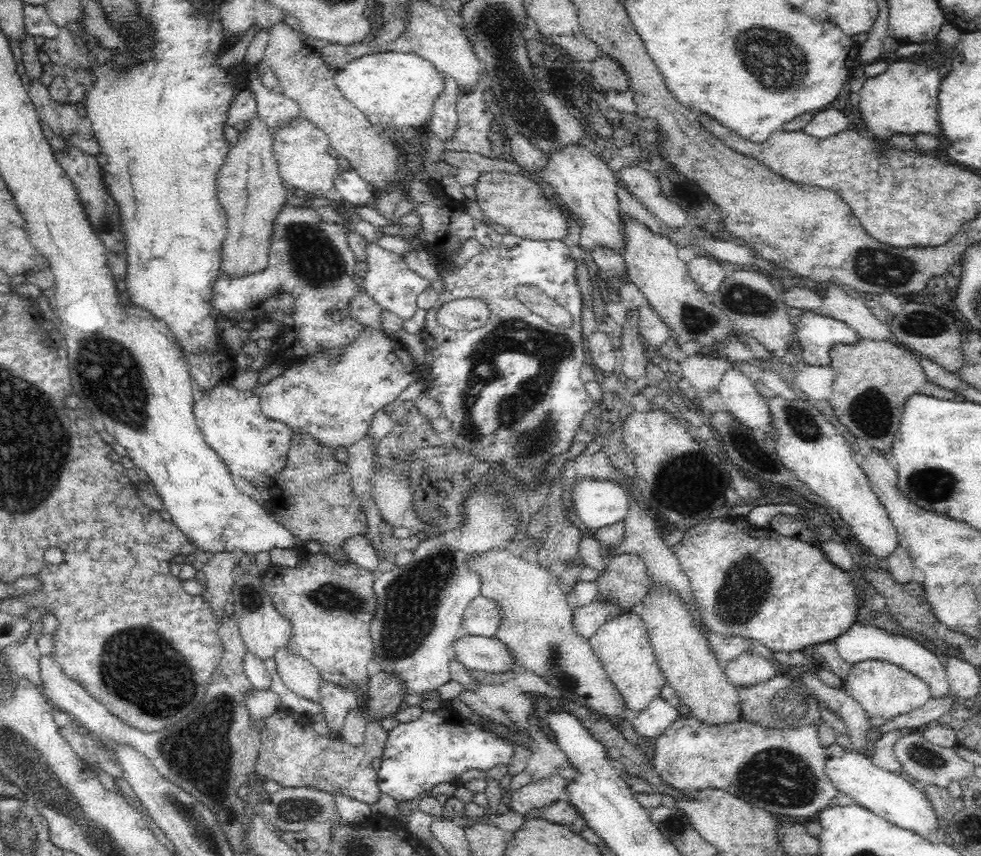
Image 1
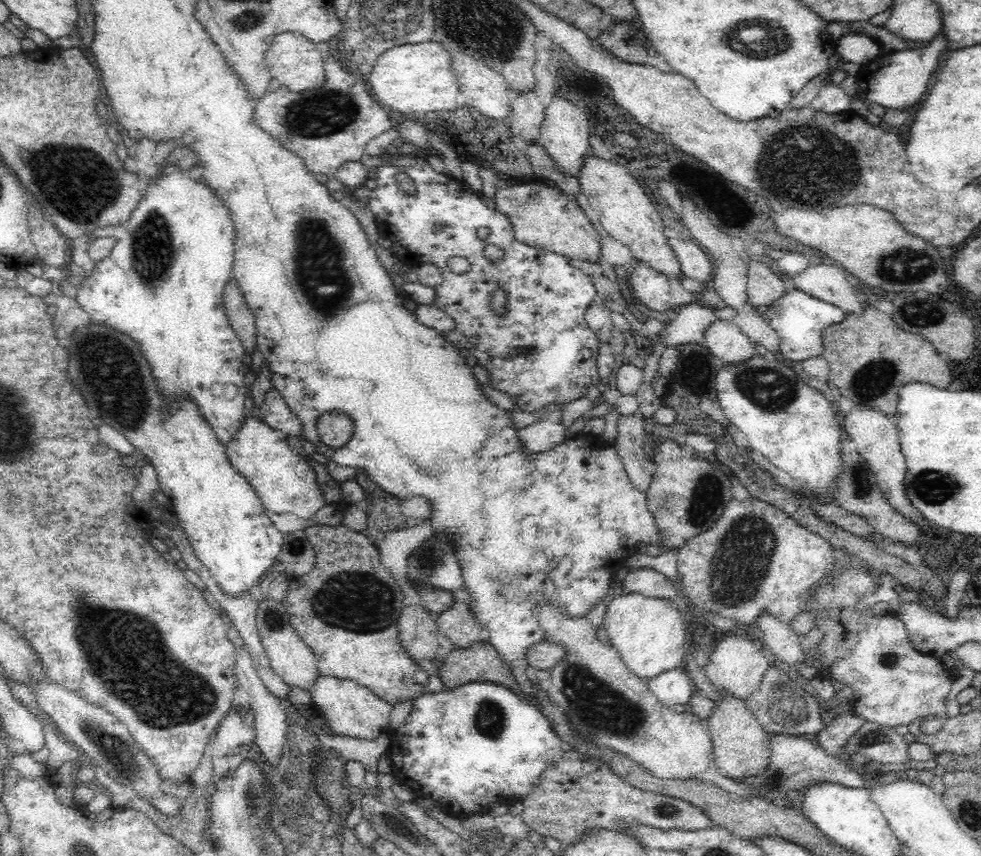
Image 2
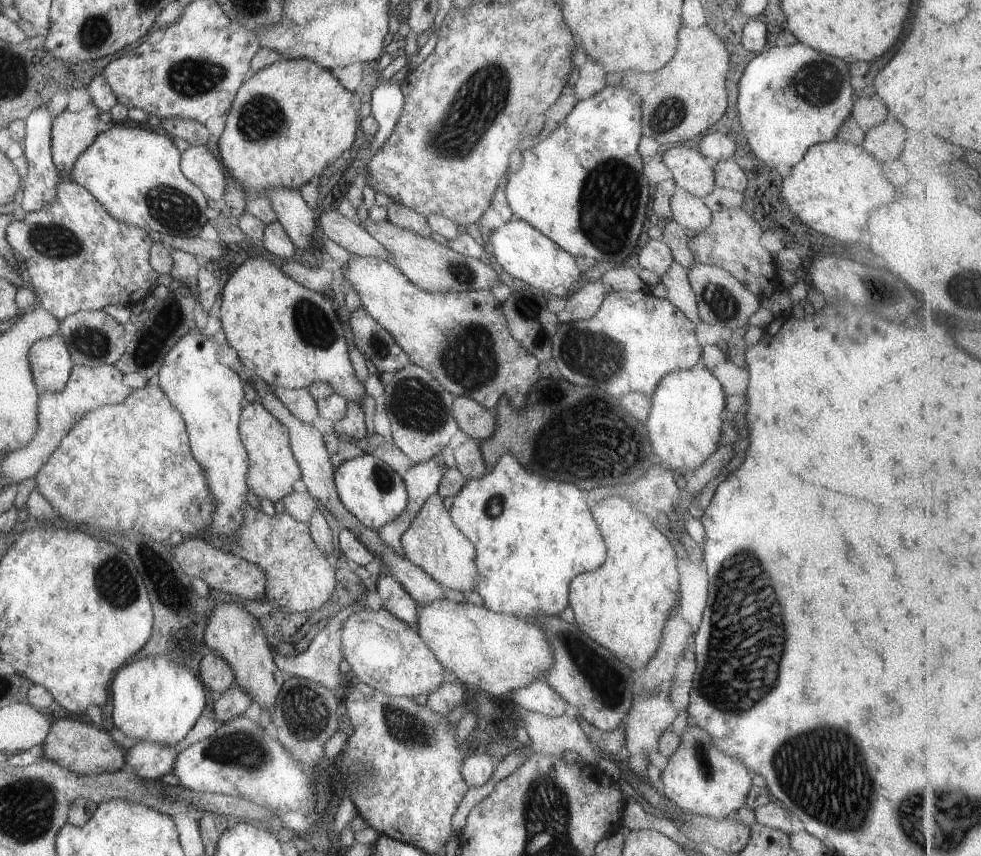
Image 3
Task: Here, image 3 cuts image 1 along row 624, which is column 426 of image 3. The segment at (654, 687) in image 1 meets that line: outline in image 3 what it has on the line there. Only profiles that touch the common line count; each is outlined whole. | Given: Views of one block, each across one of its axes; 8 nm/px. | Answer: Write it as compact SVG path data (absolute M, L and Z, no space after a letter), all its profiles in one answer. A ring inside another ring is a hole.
M433 600L417 610L415 630L443 668L451 670L462 687L498 697L543 678L555 658L540 626L507 614L495 613L470 603Z

